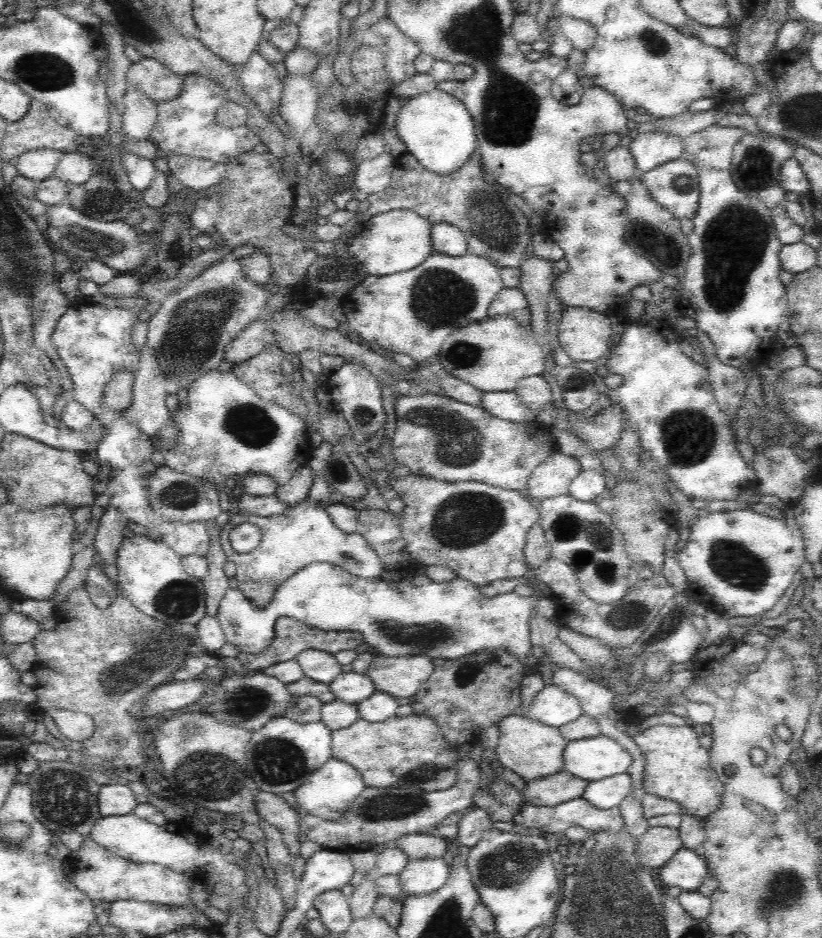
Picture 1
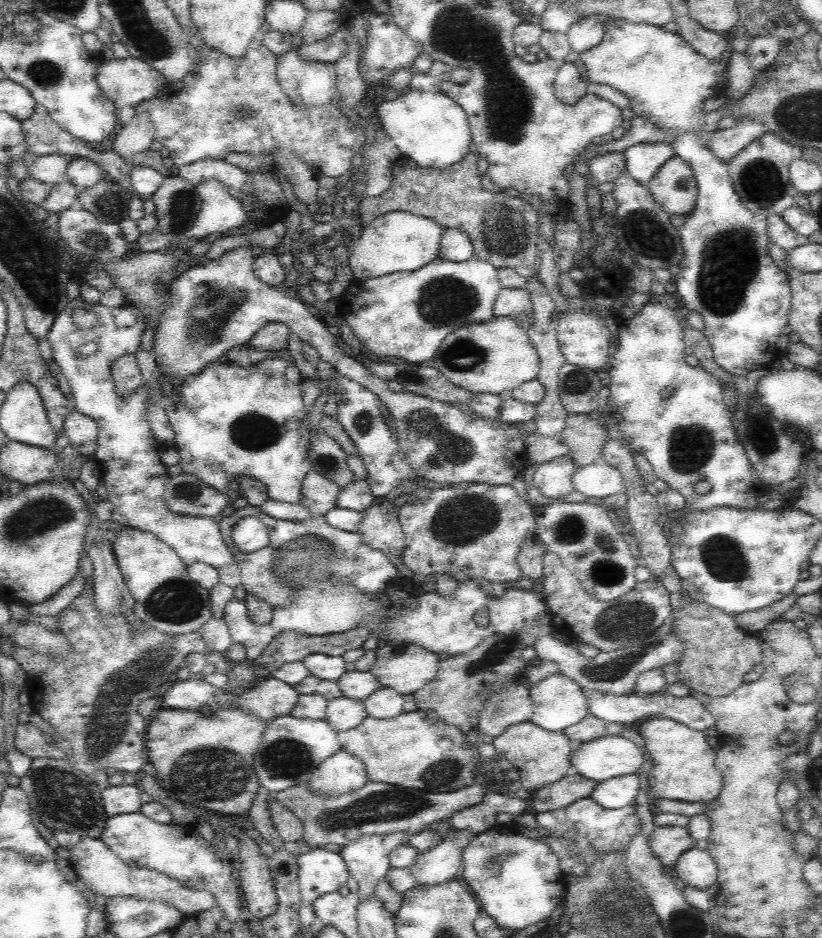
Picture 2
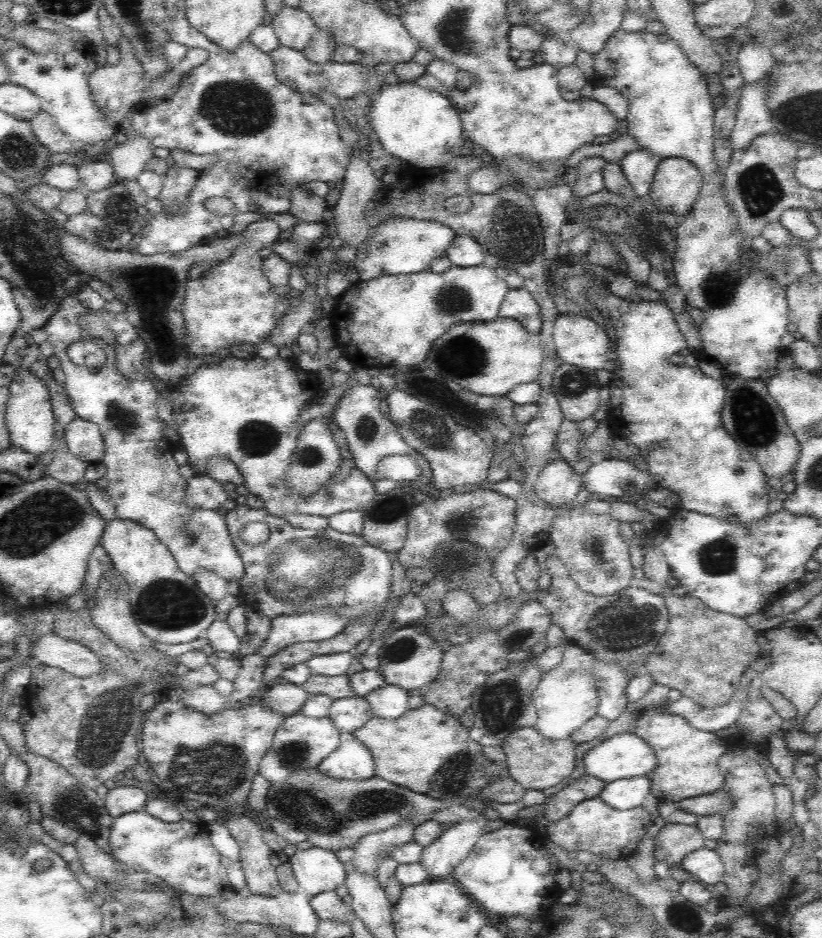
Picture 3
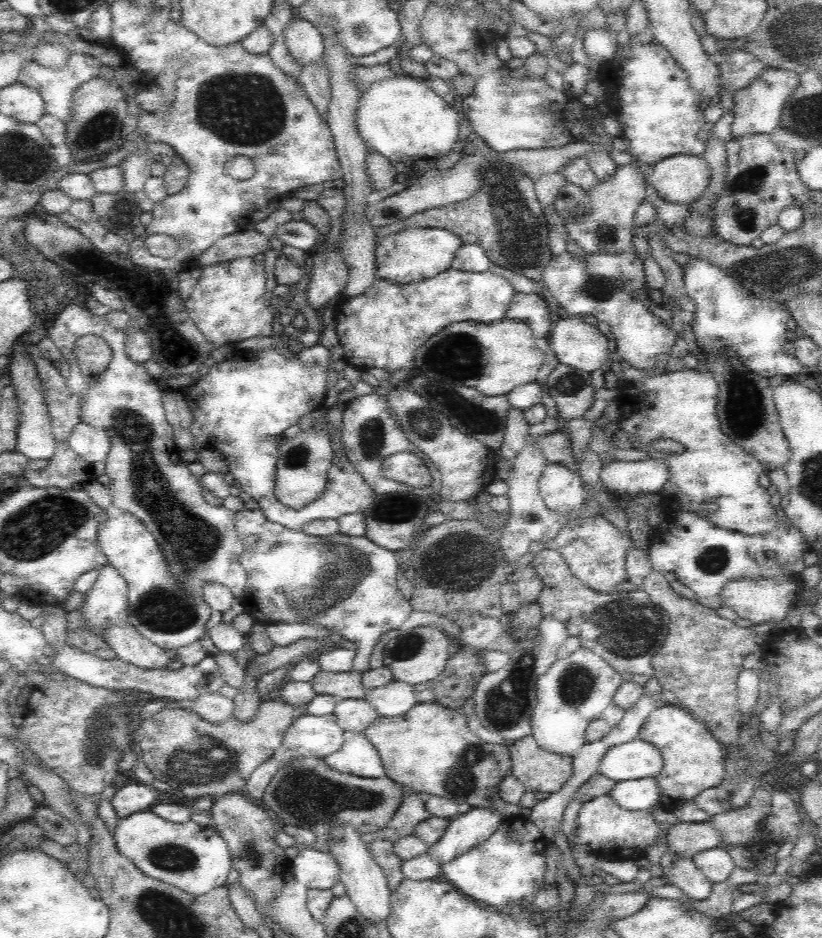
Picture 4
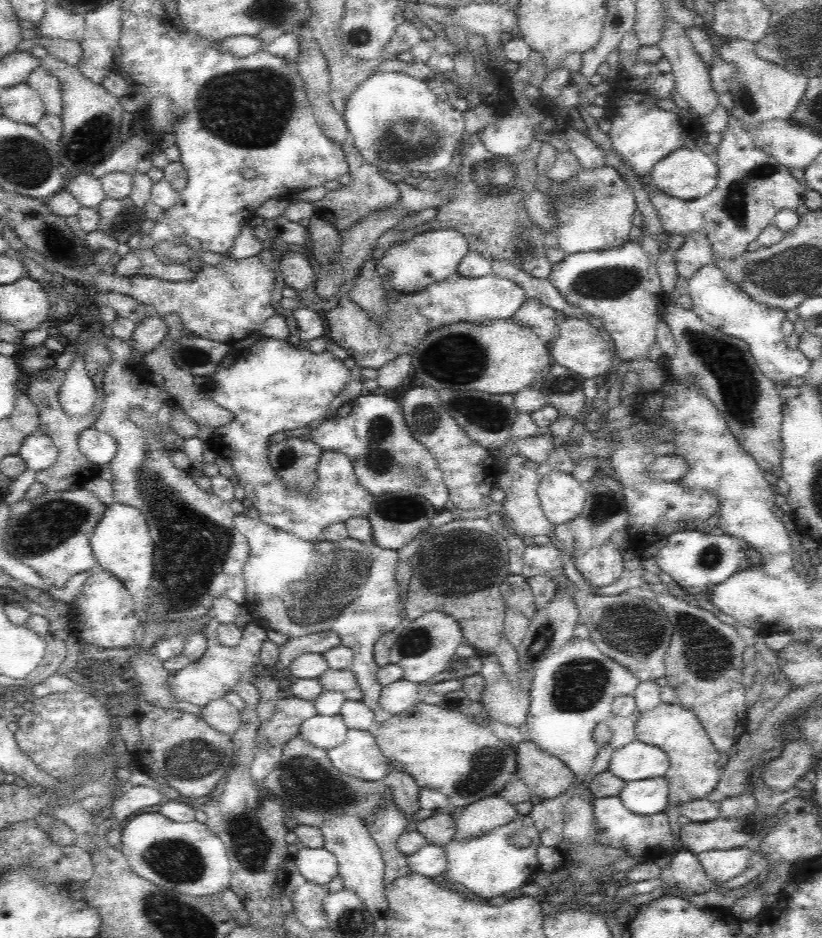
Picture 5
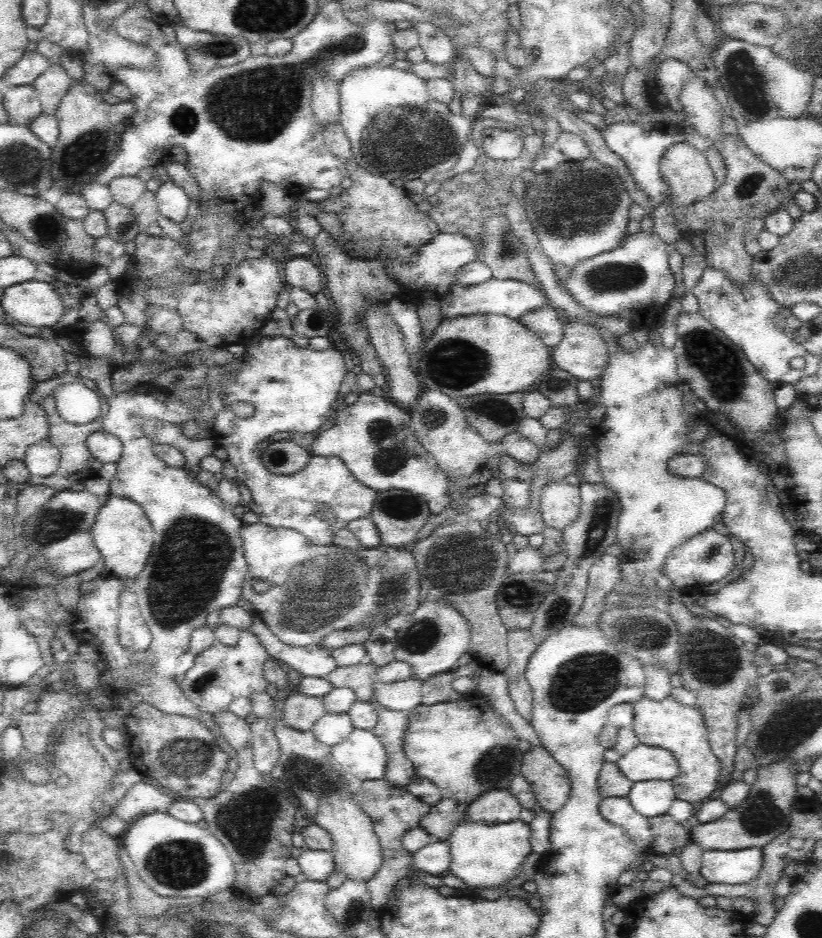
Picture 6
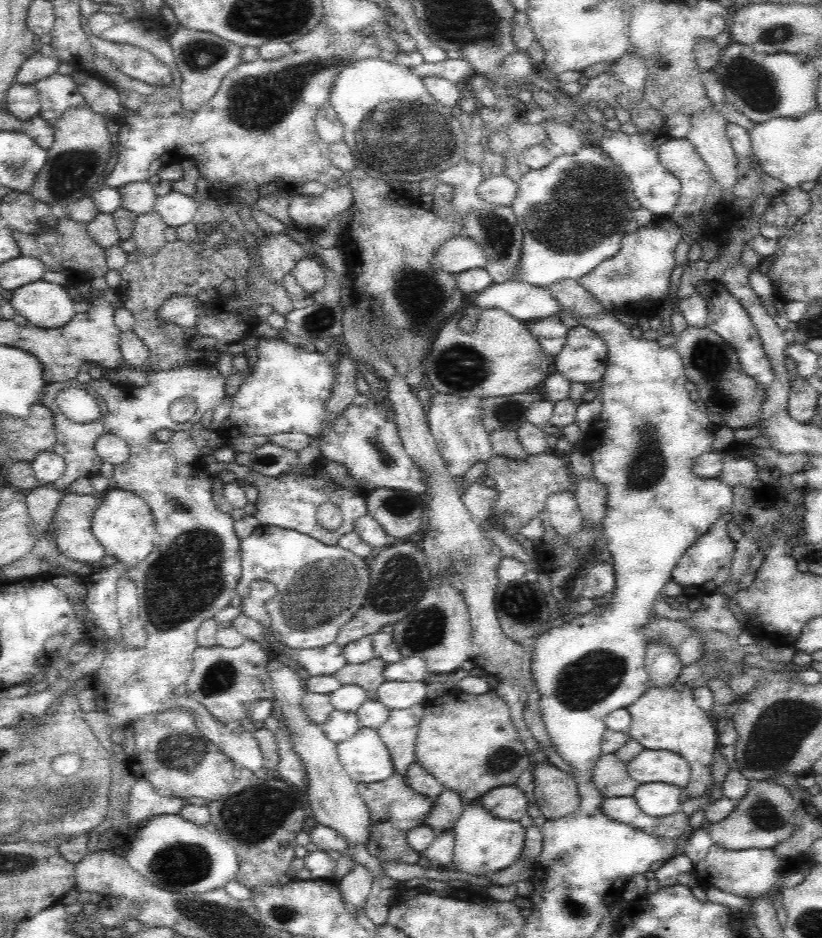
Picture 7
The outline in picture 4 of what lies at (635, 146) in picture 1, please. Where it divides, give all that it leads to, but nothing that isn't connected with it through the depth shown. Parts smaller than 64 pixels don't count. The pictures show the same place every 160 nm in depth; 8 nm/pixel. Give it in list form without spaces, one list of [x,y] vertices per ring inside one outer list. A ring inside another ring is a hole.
[[[638,163],[620,165],[608,180],[599,180],[588,191],[589,212],[586,210],[581,217],[570,219],[564,224],[570,240],[574,240],[586,253],[634,253],[634,212],[638,204],[646,198],[646,180],[647,177],[640,171]]]

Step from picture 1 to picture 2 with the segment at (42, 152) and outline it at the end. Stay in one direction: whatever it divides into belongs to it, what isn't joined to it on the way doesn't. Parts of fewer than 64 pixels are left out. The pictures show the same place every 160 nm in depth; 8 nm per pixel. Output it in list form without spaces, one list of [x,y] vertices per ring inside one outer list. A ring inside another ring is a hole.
[[[50,153],[38,156],[30,166],[28,174],[30,177],[39,180],[47,185],[58,184],[66,181],[66,168],[72,156]]]

